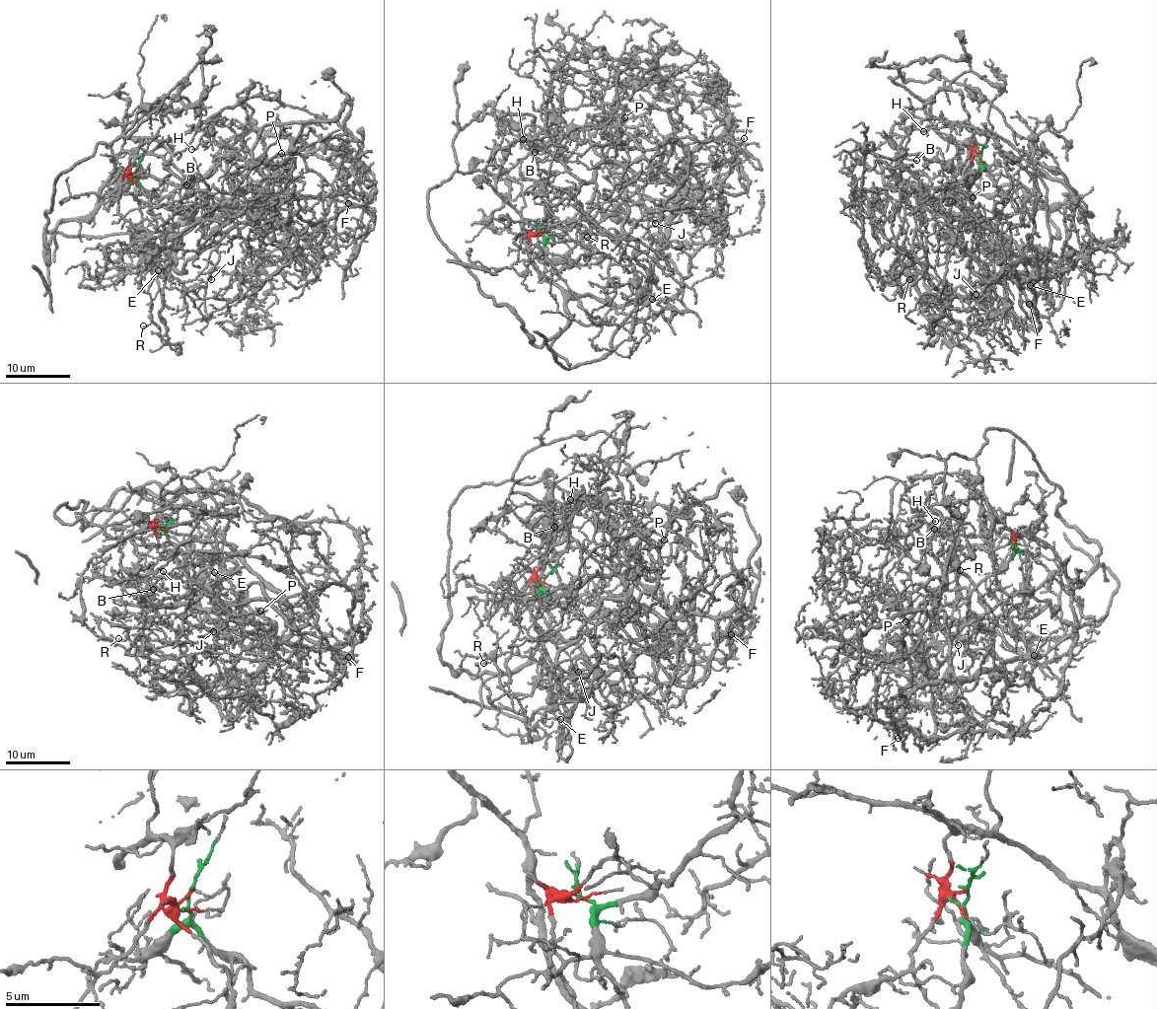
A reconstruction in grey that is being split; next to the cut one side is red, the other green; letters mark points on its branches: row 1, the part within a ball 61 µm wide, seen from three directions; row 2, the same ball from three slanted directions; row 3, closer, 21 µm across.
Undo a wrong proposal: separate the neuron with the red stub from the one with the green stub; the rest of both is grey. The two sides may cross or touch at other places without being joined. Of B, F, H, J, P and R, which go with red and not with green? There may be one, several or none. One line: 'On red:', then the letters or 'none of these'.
On red: B, H, R

